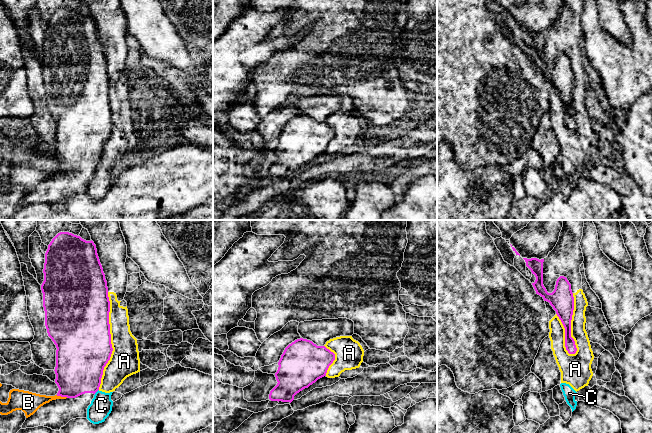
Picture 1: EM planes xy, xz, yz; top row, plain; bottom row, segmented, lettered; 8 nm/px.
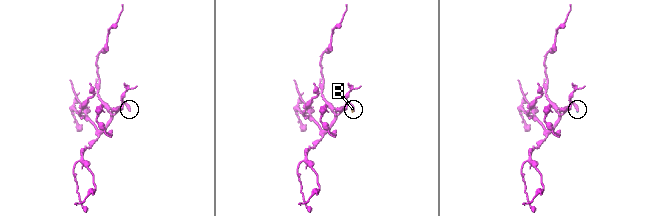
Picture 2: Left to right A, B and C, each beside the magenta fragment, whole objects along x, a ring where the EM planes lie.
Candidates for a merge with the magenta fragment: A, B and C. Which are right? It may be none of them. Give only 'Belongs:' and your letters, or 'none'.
Belongs: none

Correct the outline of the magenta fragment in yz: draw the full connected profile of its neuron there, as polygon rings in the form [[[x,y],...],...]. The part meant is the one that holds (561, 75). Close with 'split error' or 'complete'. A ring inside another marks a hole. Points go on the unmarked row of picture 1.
[[[523,35],[526,38],[526,42],[536,53],[535,58],[532,59],[536,70],[540,71],[544,77],[550,79],[565,104],[566,126],[569,130],[575,130],[577,124],[574,115],[571,113],[571,96],[574,86],[574,73],[571,66],[571,60],[566,53],[560,52],[556,57],[554,67],[552,69],[548,69],[543,61],[544,35]]]; complete

